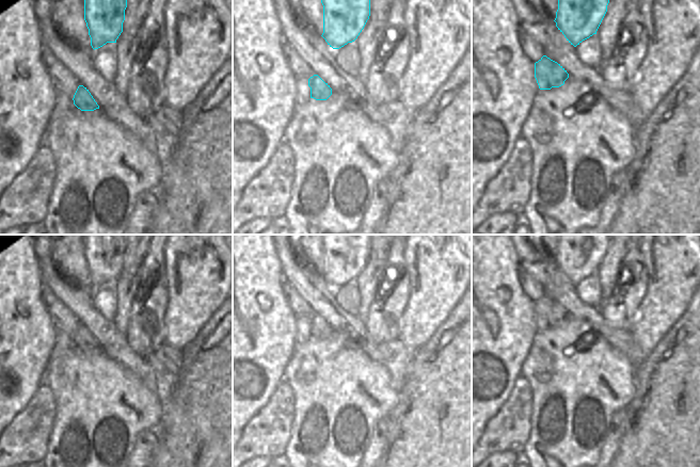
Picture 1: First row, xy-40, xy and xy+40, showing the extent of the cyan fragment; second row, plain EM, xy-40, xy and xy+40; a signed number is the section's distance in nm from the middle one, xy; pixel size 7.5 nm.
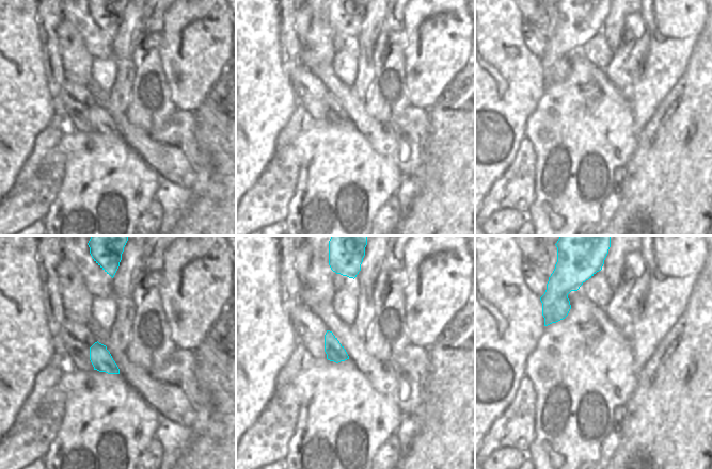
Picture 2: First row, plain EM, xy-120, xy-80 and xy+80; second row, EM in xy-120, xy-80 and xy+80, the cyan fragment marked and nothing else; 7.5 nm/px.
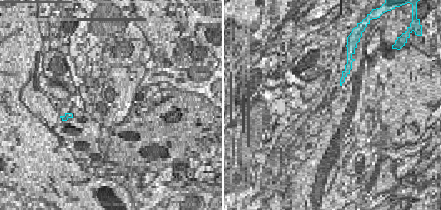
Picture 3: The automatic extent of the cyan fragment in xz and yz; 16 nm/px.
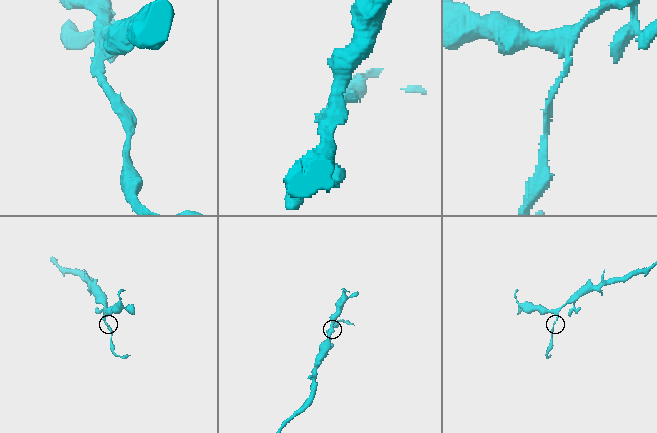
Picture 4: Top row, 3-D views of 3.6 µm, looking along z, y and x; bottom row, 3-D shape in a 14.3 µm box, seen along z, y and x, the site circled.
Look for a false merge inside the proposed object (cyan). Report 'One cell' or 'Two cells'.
Two cells

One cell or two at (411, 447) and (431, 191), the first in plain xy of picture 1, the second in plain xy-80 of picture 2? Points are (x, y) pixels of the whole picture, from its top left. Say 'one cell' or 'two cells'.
one cell

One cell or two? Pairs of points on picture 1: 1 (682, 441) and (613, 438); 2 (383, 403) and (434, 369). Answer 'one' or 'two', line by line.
1: two
2: two

